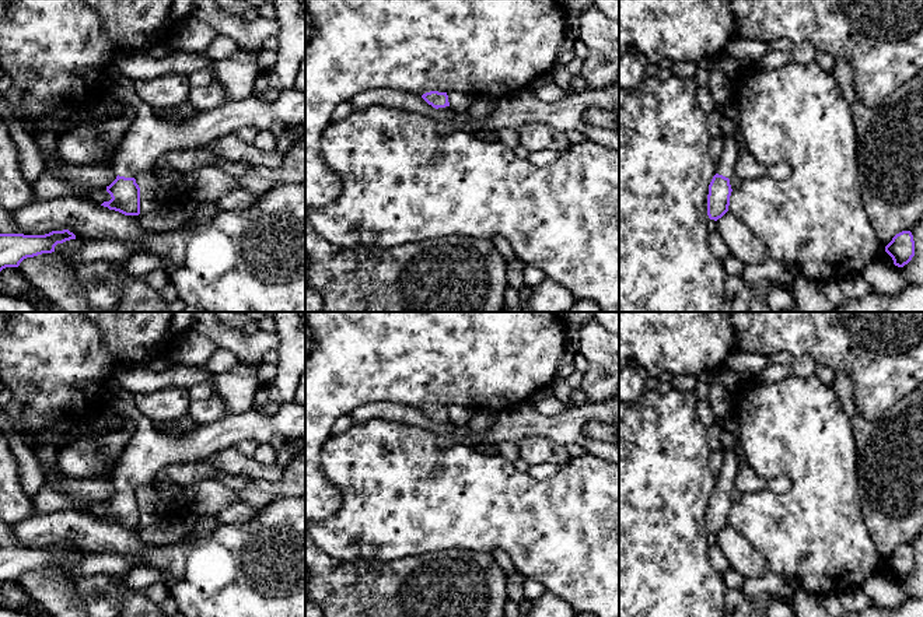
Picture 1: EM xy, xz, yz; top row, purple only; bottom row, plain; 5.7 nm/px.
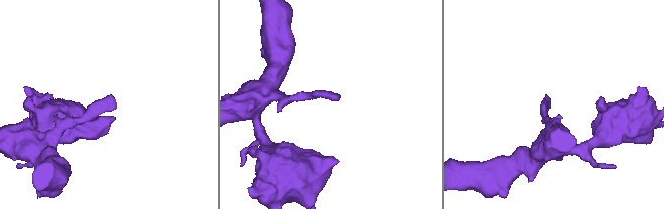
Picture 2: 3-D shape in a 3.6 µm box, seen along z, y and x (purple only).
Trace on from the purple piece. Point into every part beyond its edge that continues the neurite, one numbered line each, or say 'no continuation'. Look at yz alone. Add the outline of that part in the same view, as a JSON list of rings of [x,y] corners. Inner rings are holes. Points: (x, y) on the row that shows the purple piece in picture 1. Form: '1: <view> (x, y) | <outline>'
1: yz (726, 164) | [[[721,136],[721,139],[723,153],[717,162],[717,173],[730,179],[734,175],[734,166],[740,154],[740,148],[735,136],[734,137]]]

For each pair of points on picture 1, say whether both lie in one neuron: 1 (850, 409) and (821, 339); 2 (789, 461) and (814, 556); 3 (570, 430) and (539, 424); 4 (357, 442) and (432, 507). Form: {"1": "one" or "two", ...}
{"1": "two", "2": "one", "3": "one", "4": "one"}

